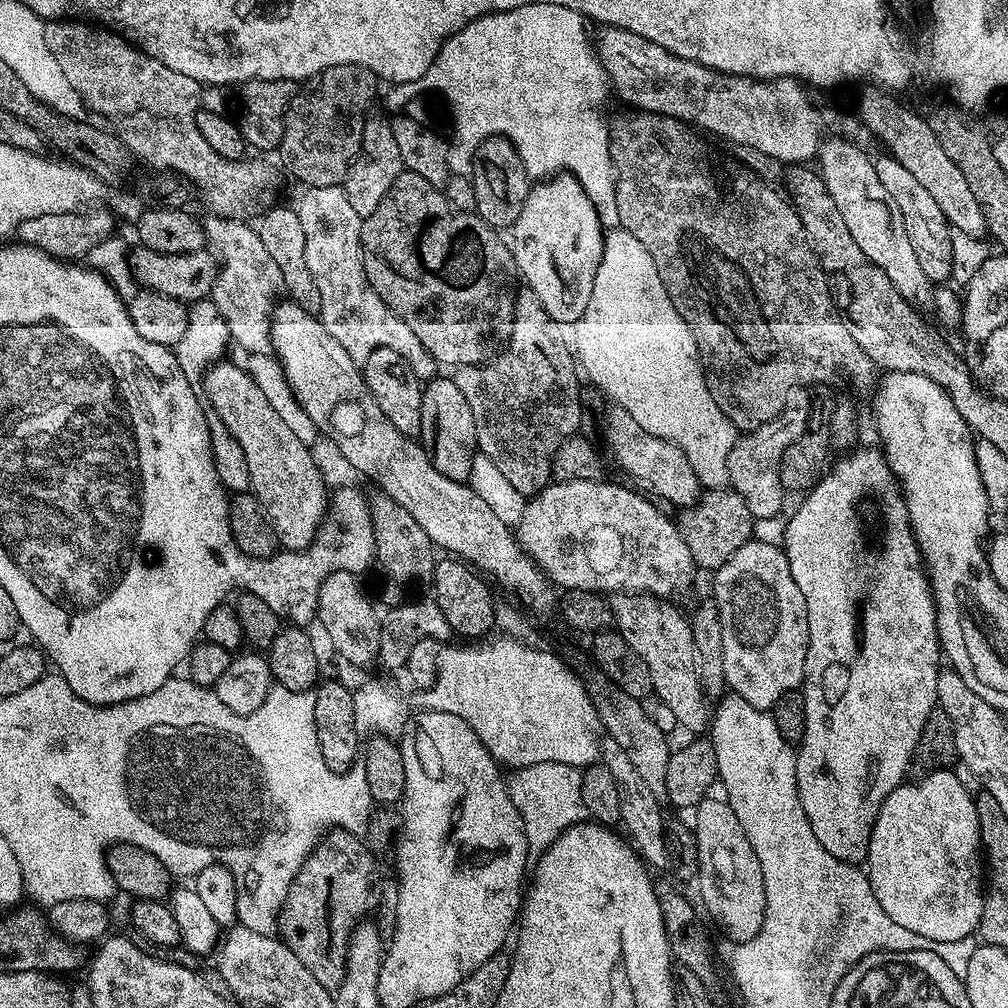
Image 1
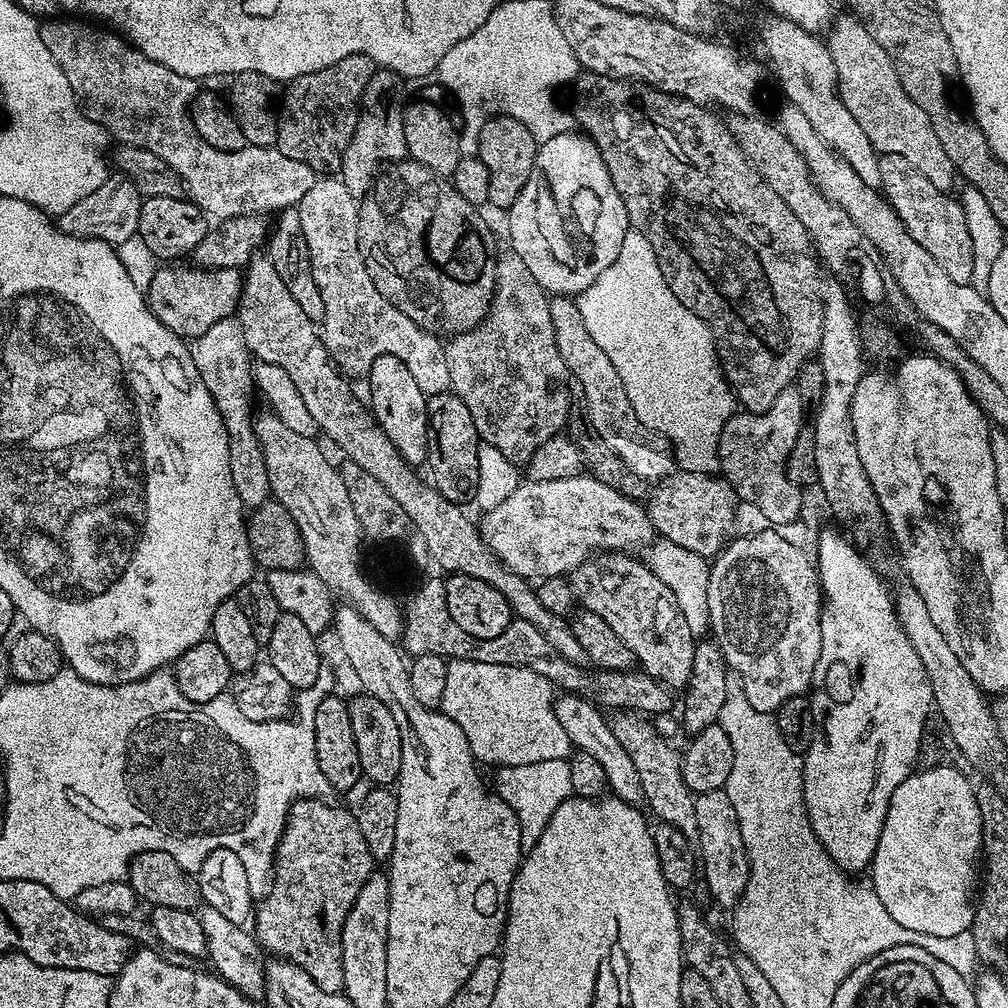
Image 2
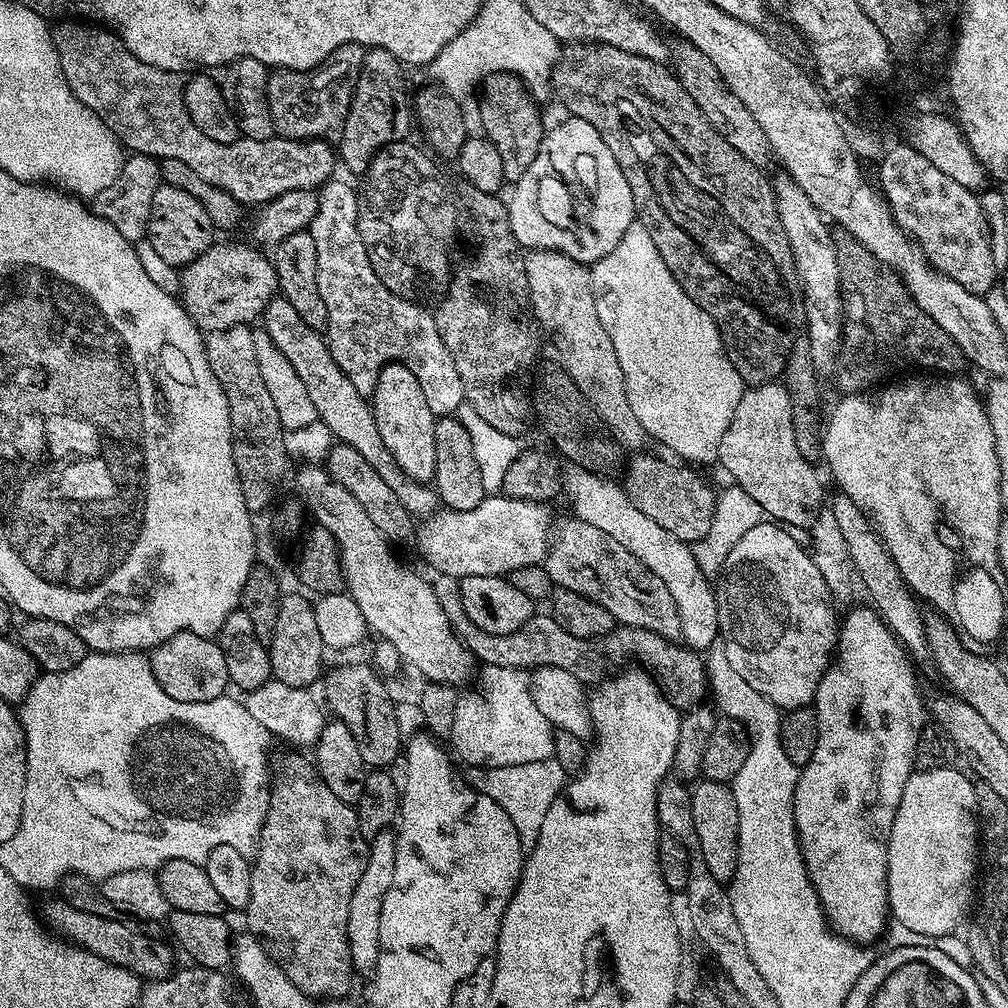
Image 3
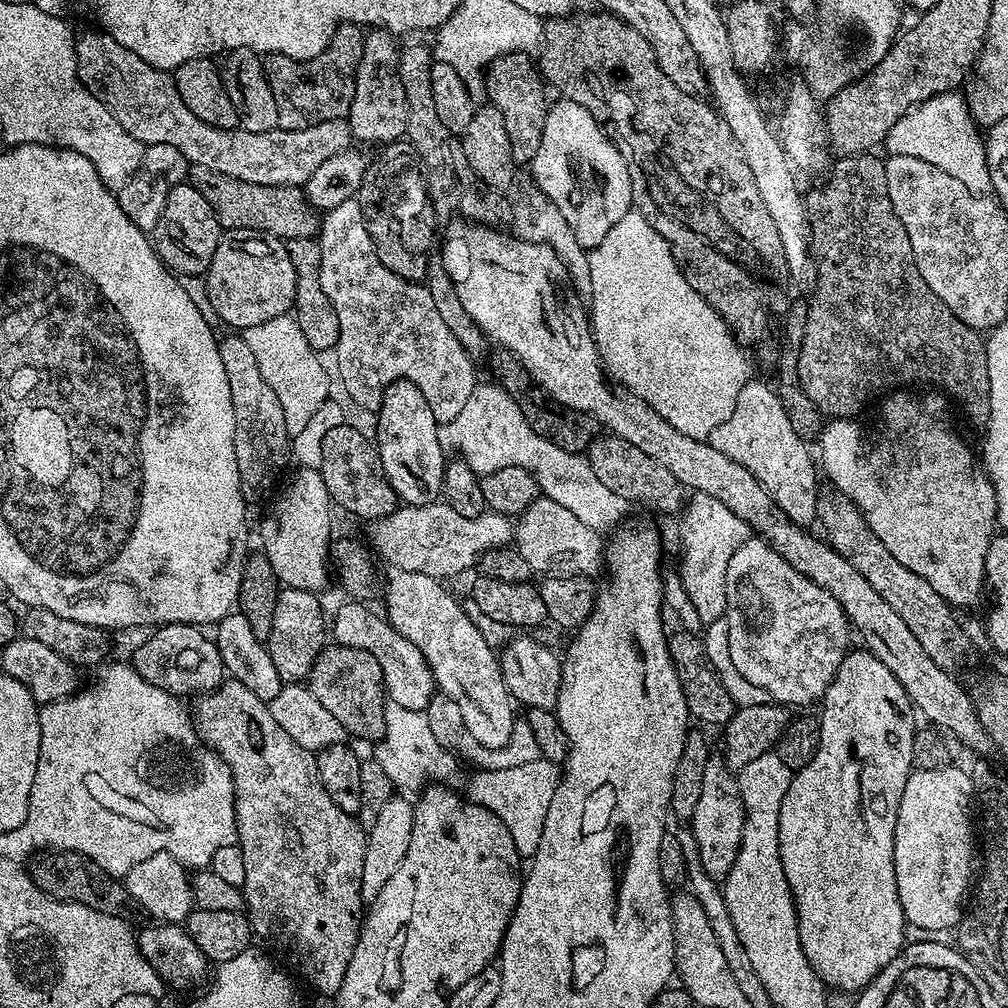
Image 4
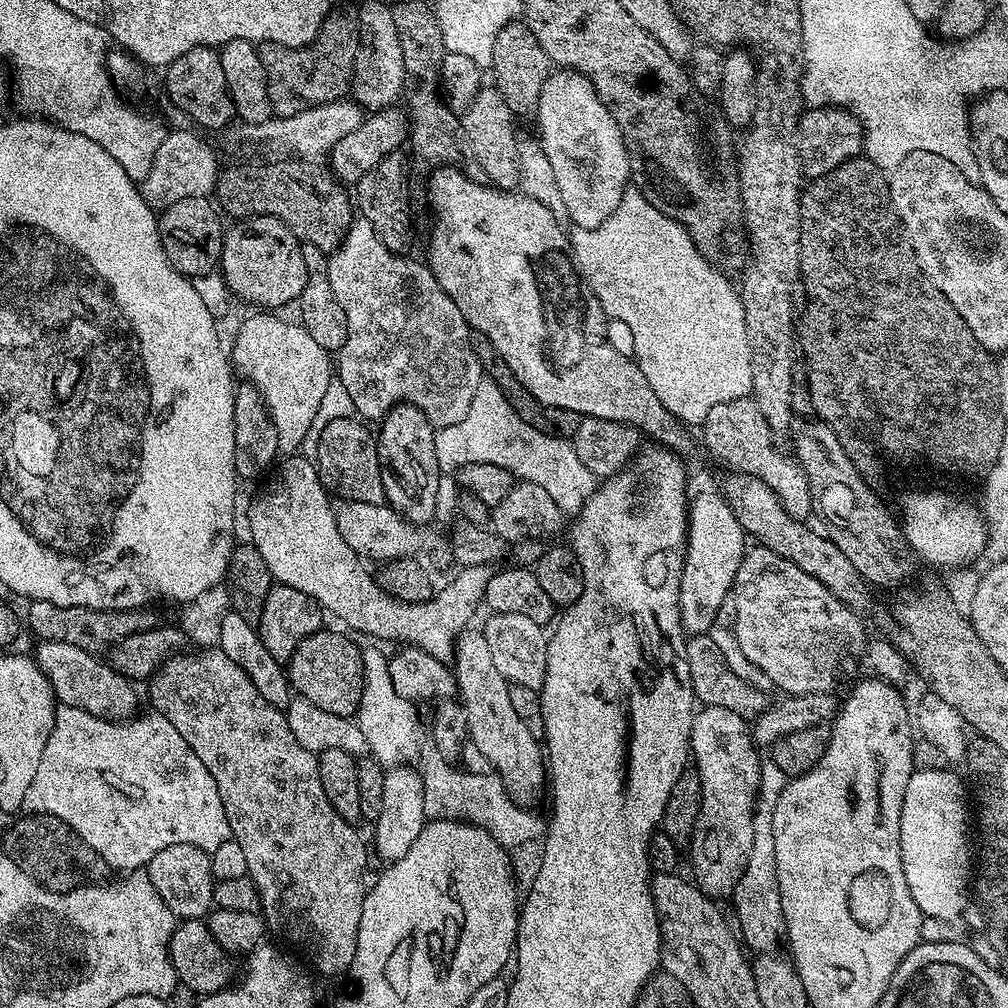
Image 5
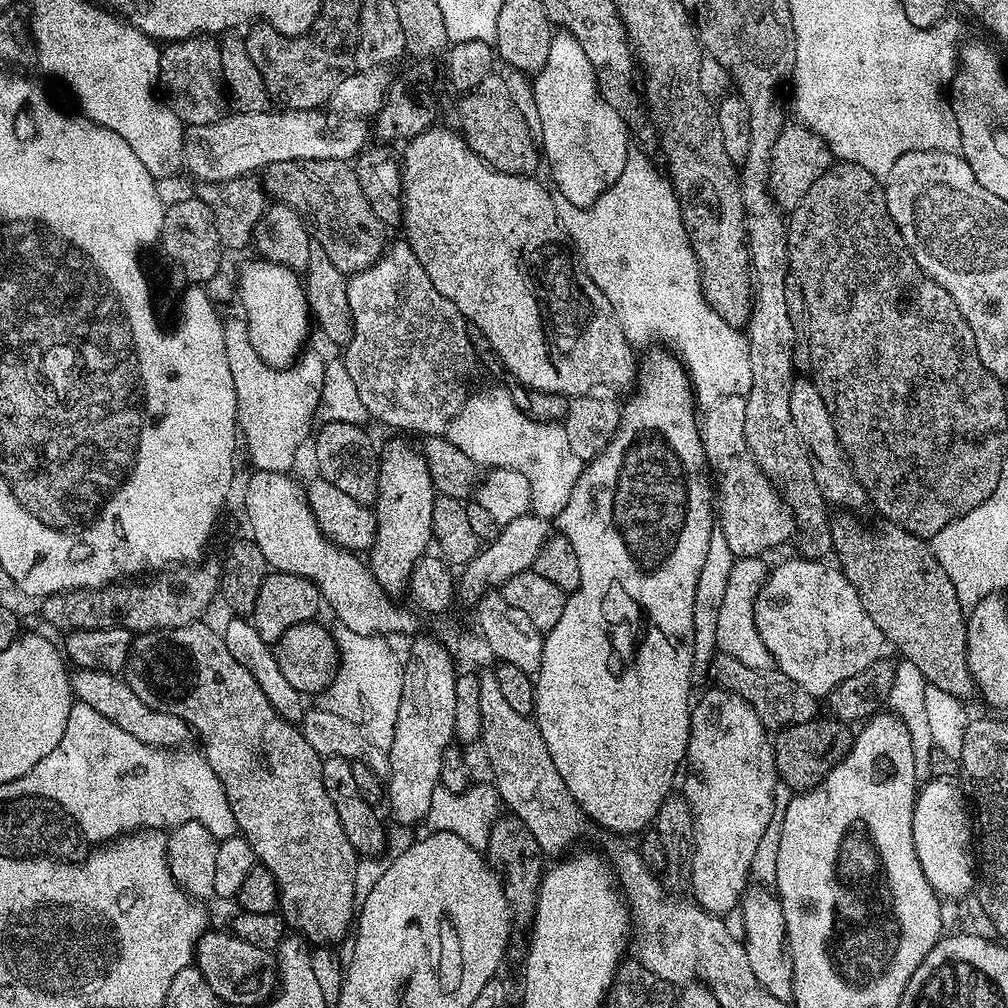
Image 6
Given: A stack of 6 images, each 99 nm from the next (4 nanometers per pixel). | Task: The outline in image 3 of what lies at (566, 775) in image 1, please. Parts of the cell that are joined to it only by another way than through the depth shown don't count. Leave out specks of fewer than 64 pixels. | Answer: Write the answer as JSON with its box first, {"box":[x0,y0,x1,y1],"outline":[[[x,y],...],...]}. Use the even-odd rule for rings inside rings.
{"box":[470,759,566,850],"outline":[[[556,759],[542,762],[522,762],[522,766],[498,766],[497,768],[472,768],[470,783],[475,792],[486,794],[514,822],[516,835],[521,846],[531,850],[538,842],[542,821],[545,820],[550,806],[554,806],[554,798],[558,798],[566,783],[566,773],[558,766]]]}

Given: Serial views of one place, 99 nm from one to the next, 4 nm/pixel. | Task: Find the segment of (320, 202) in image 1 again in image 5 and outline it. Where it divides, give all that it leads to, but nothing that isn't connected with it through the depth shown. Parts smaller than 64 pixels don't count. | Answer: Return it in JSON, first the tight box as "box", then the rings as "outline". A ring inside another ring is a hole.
{"box":[328,218,482,430],"outline":[[[363,218],[353,219],[348,226],[347,234],[340,241],[339,248],[328,256],[330,290],[334,290],[334,298],[346,314],[346,330],[348,331],[346,342],[340,347],[338,353],[338,381],[350,394],[355,415],[365,422],[383,420],[385,414],[396,404],[413,404],[418,406],[418,410],[422,410],[422,414],[426,414],[433,429],[439,430],[446,426],[454,426],[454,422],[462,422],[462,418],[466,418],[466,414],[470,414],[470,402],[474,402],[474,390],[478,390],[478,382],[482,379],[482,369],[478,362],[478,354],[474,354],[474,350],[470,346],[470,334],[473,329],[469,328],[462,310],[458,310],[458,306],[454,306],[454,302],[446,294],[446,290],[442,290],[442,286],[438,286],[438,282],[432,271],[429,270],[427,263],[420,261],[419,264],[418,261],[407,260],[406,257],[407,255],[391,252],[378,238],[374,226],[370,226],[370,222]]]}

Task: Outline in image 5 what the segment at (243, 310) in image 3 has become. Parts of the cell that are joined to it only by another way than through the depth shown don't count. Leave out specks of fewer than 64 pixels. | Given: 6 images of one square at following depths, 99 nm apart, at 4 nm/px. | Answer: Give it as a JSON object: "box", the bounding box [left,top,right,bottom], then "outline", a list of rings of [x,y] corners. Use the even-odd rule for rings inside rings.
{"box":[219,216,308,310],"outline":[[[249,216],[241,219],[233,228],[229,227],[224,234],[224,245],[220,255],[219,271],[224,271],[224,284],[240,300],[248,304],[257,304],[260,310],[280,310],[283,304],[299,301],[306,286],[308,271],[302,258],[302,243],[290,229],[278,218],[269,216]]]}

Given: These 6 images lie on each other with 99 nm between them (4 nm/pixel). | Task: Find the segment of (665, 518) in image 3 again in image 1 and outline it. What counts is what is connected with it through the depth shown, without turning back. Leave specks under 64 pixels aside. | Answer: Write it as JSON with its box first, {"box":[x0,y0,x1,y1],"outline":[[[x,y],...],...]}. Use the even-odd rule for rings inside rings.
{"box":[678,490,753,569],"outline":[[[708,490],[690,508],[679,513],[678,527],[686,546],[690,546],[692,563],[697,569],[720,568],[747,540],[753,539],[753,521],[746,502],[731,490]]]}

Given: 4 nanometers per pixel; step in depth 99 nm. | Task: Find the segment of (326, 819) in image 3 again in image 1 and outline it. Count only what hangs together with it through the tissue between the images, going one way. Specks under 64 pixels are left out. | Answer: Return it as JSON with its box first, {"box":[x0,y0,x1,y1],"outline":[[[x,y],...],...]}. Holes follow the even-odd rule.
{"box":[278,830,378,990],"outline":[[[332,830],[321,839],[320,843],[306,858],[302,870],[294,878],[290,890],[286,894],[286,902],[280,911],[278,936],[284,945],[294,950],[296,957],[318,978],[323,988],[335,990],[339,988],[346,974],[346,958],[348,943],[356,925],[365,919],[364,916],[376,904],[376,892],[372,887],[376,884],[376,867],[378,861],[369,846],[357,833],[343,830]]]}

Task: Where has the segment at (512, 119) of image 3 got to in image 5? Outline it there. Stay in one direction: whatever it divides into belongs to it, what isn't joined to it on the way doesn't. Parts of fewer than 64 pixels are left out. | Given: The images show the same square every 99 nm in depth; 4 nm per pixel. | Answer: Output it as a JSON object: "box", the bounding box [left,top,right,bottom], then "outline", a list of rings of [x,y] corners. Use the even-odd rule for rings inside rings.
{"box":[490,22,550,117],"outline":[[[513,22],[508,24],[494,38],[492,55],[490,57],[490,69],[496,91],[502,94],[506,106],[517,117],[531,117],[538,106],[538,98],[542,94],[542,86],[546,82],[550,71],[548,55],[538,46],[538,38],[528,29],[527,23]]]}

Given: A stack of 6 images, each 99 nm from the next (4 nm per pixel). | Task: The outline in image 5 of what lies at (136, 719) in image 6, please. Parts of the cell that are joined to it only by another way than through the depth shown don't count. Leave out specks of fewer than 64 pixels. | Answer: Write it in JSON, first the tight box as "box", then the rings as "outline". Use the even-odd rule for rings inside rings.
{"box":[35,640,137,722],"outline":[[[40,640],[36,645],[35,662],[42,674],[46,674],[52,693],[63,707],[86,710],[91,716],[103,716],[117,722],[137,715],[137,685],[115,672],[111,663],[104,661],[103,664],[99,655],[65,642]]]}

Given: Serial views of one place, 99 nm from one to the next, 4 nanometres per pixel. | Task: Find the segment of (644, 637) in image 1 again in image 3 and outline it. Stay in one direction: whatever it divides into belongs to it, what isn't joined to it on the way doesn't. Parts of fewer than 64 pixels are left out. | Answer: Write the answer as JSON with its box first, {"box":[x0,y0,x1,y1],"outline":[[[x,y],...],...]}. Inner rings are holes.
{"box":[542,518,680,641],"outline":[[[569,518],[555,525],[550,533],[548,541],[548,555],[544,557],[542,566],[550,574],[553,585],[556,588],[574,590],[574,594],[582,594],[590,598],[590,602],[598,602],[615,618],[617,625],[627,626],[642,632],[652,632],[655,636],[663,636],[665,640],[675,641],[680,636],[680,619],[678,608],[674,606],[674,598],[670,590],[658,574],[651,572],[626,546],[621,546],[610,534],[598,530],[598,526],[590,526],[590,522],[582,522],[575,518]]]}

